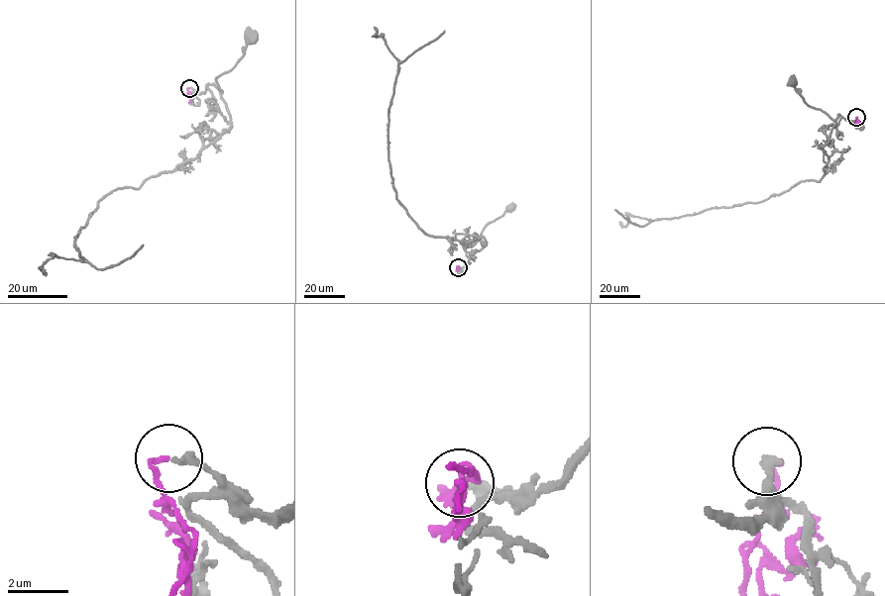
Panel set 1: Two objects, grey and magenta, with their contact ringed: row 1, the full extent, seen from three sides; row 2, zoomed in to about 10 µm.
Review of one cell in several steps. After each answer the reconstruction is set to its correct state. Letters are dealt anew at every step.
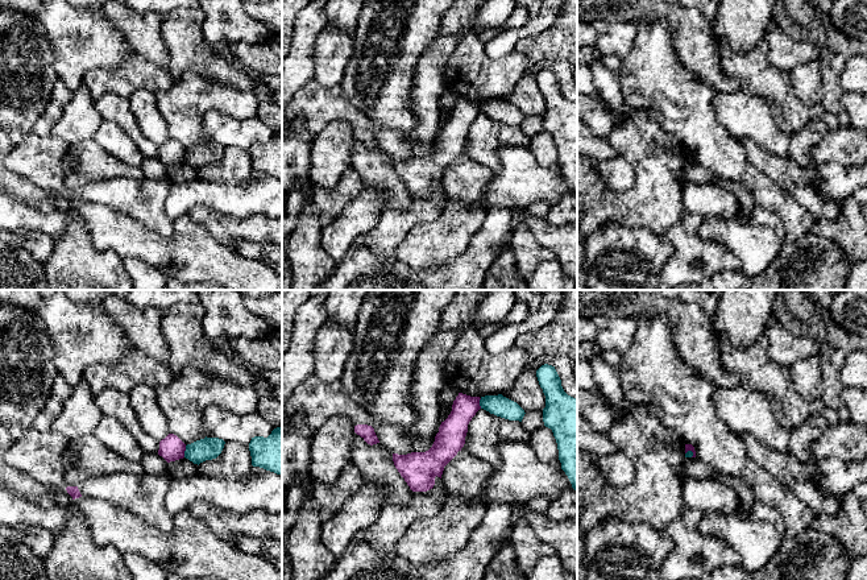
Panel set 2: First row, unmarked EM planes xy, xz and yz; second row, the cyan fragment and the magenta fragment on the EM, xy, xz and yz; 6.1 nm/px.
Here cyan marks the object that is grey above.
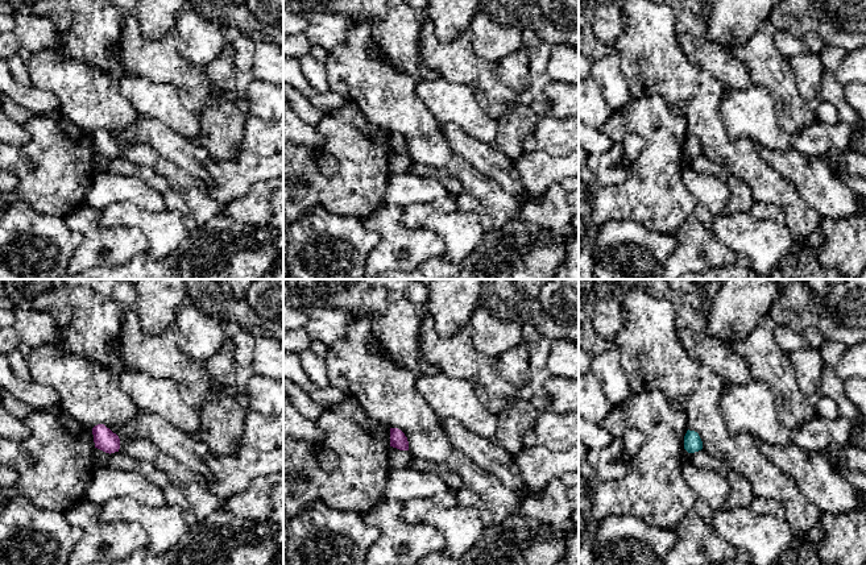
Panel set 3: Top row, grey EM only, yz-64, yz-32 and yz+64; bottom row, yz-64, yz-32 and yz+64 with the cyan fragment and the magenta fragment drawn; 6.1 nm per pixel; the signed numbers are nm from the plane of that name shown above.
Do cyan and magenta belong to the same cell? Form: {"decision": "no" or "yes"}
{"decision": "no"}

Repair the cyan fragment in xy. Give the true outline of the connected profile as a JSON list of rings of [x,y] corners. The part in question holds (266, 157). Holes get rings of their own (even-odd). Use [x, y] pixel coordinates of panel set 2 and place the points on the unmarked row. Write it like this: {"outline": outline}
{"outline": [[[282,130],[267,142],[254,141],[249,148],[252,170],[282,179]]]}

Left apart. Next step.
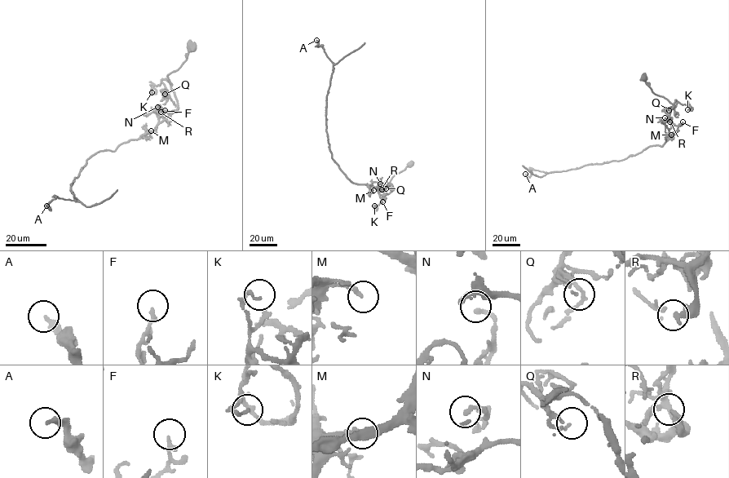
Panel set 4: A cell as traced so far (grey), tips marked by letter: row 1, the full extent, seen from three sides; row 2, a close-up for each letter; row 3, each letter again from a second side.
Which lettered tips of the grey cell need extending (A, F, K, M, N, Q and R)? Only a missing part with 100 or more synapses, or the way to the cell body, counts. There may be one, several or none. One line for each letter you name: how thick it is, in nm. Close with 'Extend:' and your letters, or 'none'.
Extend: none

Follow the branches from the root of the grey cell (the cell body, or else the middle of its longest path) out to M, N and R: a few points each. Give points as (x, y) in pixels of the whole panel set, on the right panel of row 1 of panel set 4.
M: (642, 77), (653, 92), (673, 104), (669, 117), (664, 122), (668, 128), (668, 138), (671, 134)
N: (642, 77), (653, 92), (673, 104), (669, 117), (664, 122), (669, 129), (673, 125), (671, 118), (664, 117)
R: (642, 77), (653, 92), (673, 104), (669, 117), (664, 122), (669, 129), (673, 125), (672, 118), (669, 121)

